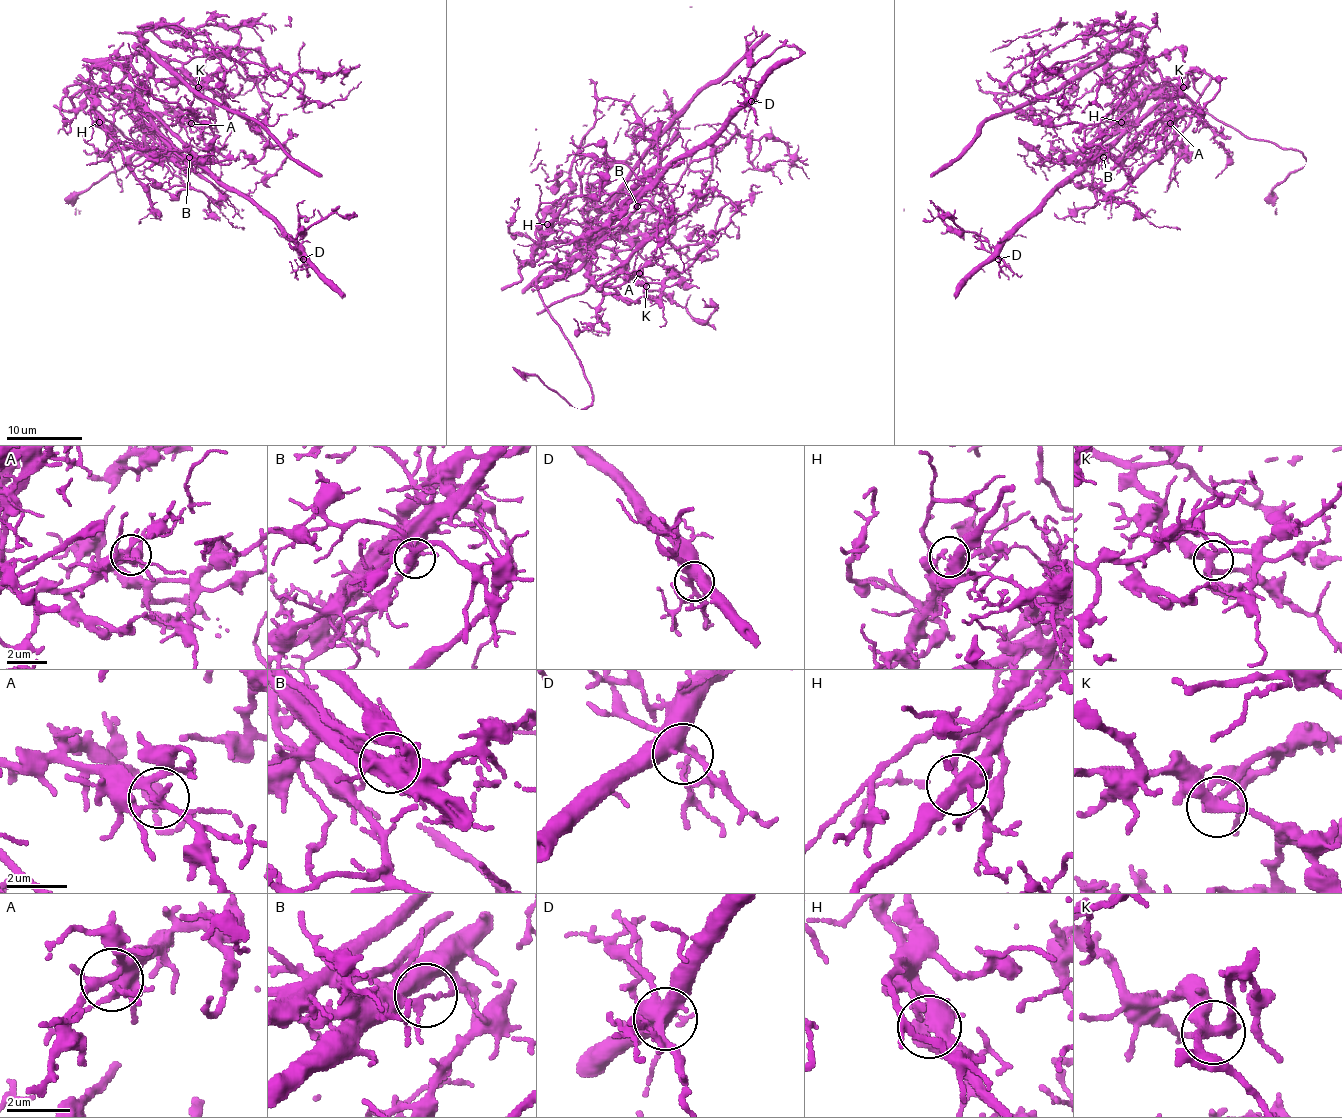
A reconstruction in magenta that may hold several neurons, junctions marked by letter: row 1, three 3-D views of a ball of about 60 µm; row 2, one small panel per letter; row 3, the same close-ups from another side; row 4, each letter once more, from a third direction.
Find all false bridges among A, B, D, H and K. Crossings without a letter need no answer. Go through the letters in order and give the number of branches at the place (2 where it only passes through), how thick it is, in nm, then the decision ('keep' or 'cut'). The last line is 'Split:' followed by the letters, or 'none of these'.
A: 4 branches meet; 190 nm thick; keep
B: 4 branches meet; 160 nm thick; cut
D: 4 branches meet; 400 nm thick; keep
H: 3 branches meet; 400 nm thick; cut
K: 3 branches meet; 360 nm thick; keep
Split: B, H

